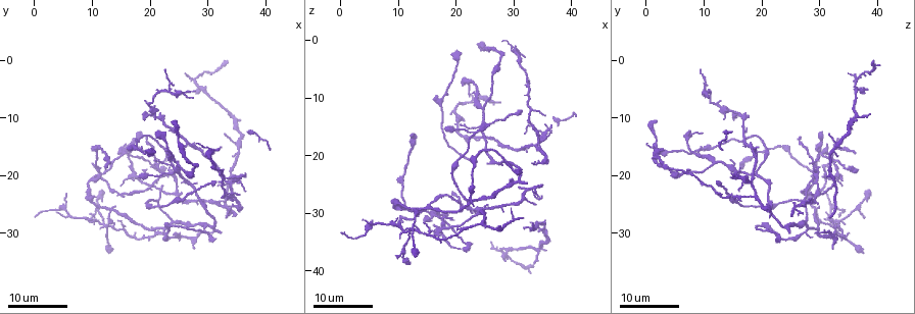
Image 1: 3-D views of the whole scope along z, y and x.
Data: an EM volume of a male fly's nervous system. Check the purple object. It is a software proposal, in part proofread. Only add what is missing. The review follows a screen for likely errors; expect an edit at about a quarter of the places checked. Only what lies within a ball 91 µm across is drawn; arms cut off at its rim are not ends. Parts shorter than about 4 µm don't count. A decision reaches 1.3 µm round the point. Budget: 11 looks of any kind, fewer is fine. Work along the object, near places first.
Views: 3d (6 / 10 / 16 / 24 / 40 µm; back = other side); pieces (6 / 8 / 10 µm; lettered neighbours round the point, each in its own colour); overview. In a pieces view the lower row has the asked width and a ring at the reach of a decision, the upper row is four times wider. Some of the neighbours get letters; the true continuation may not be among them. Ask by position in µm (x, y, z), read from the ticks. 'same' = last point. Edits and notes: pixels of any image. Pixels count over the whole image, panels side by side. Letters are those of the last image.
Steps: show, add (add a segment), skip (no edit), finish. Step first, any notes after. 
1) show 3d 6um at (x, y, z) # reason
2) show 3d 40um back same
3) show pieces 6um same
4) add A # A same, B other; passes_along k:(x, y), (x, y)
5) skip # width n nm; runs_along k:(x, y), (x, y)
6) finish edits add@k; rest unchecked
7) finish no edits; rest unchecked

show 3d 16um at (33.0, 0.5, 39.0) # end of a long branch

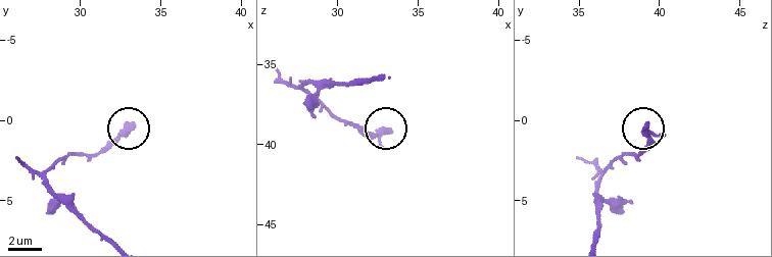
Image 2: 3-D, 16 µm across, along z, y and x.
show pieces 10um at (33.3, 0.2, 39.1)

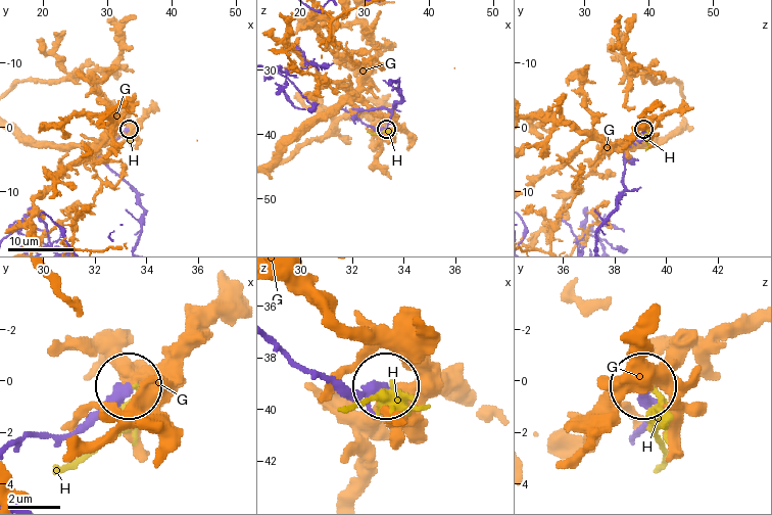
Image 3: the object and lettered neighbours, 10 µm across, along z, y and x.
skip # width 350 nm; G other, H other; runs_along 3:(19, 445), (39, 433), (85, 429), (129, 389); none of them fits

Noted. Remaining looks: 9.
show 3d 24um at (33.0, 9.0, 39.0) # an open end

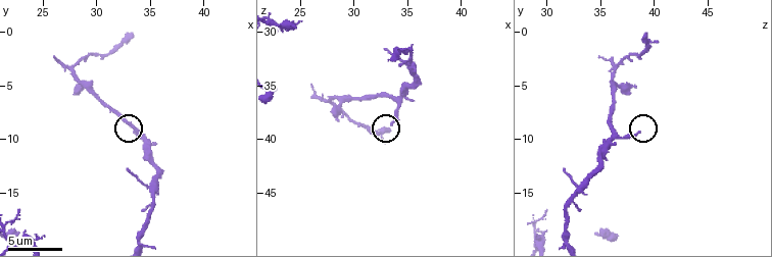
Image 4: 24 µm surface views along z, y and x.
show pieces 10um at (33.6, 9.6, 38.6) # what lies round it

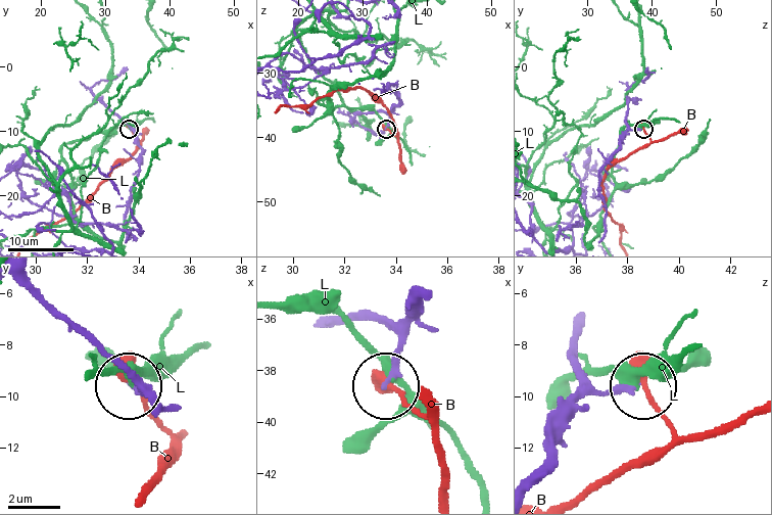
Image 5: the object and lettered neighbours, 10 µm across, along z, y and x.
skip # B other, L other; runs_along 5:(605, 213), (600, 169), (626, 133), (642, 128); no lettered segment goes on from it

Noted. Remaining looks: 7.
show 3d 24um at (18.5, 12.5, 30.0) # free end

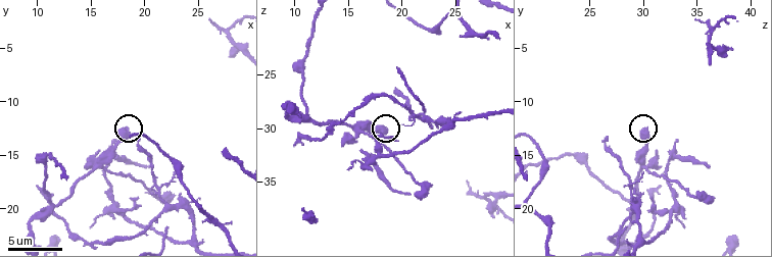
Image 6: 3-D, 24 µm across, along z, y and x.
show pieces 6um at (18.2, 12.4, 30.2)

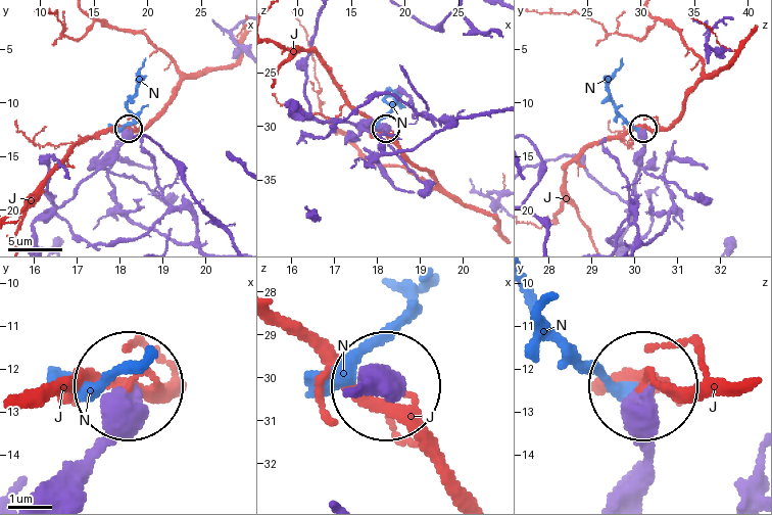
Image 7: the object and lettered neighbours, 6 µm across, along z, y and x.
skip # width 520 nm; J other, N other; runs_along 7:(45, 490), (100, 436), (129, 384); no lettered segment goes on from it

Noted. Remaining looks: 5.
show 3d 6um at (26.2, 2.4, 35.0) # tapers out

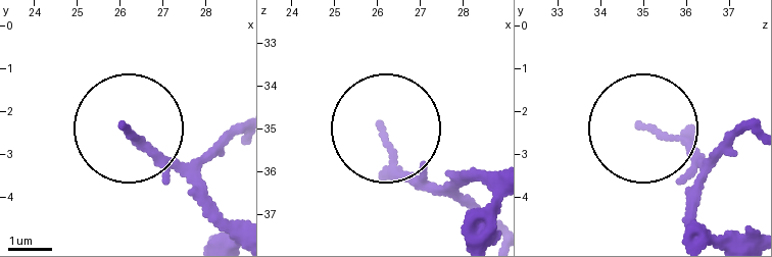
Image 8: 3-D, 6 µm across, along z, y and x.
show pieces 6um at (26.10, 2.35, 35.10) # what lies round it

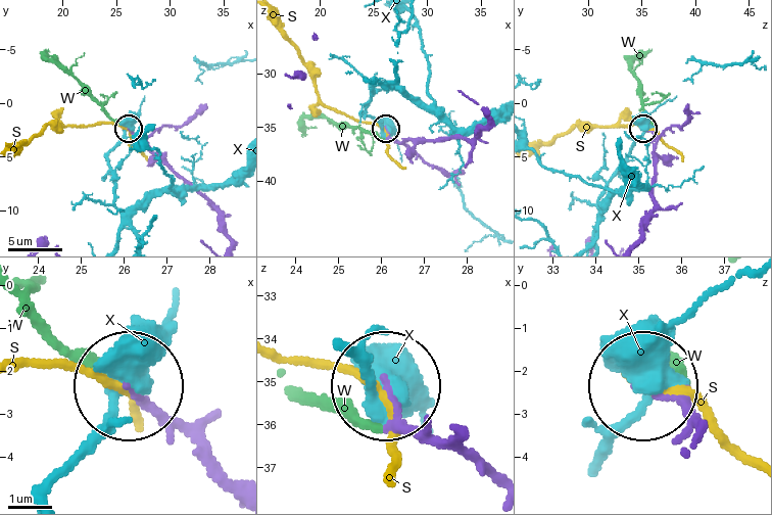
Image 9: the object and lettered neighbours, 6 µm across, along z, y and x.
add W # S other, W same, X other; passes_along 9:(414, 140), (390, 140), (324, 119), (305, 121), (316, 127); it goes on there

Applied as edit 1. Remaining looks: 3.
show 3d 16um at (12.5, 18.5, 16.0) # long arm stops here

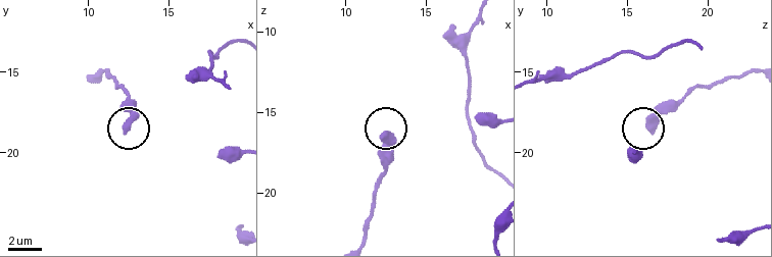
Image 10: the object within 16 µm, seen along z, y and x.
show pieces 8um at (12.2, 18.7, 16.4) # what lies round it

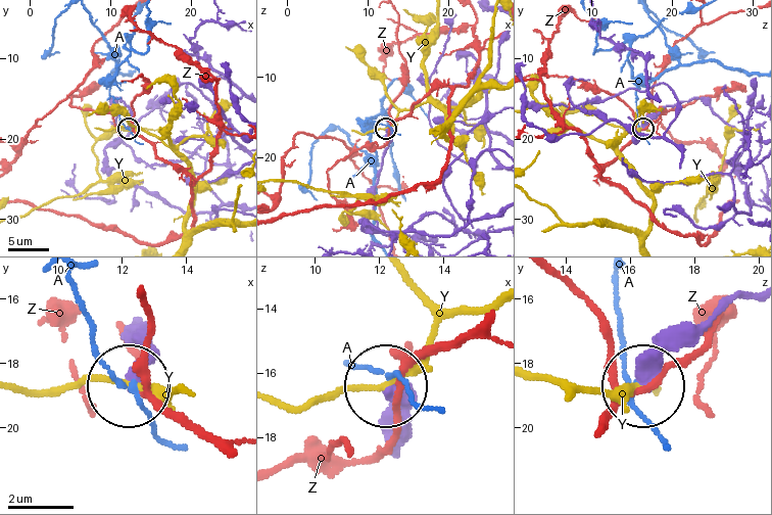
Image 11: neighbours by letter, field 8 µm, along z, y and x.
skip # width 390 nm; A other, Y other, Z other; runs_along 11:(754, 294), (721, 302), (649, 382); none of them fits

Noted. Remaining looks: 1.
finish edits add@9; rest unchecked

